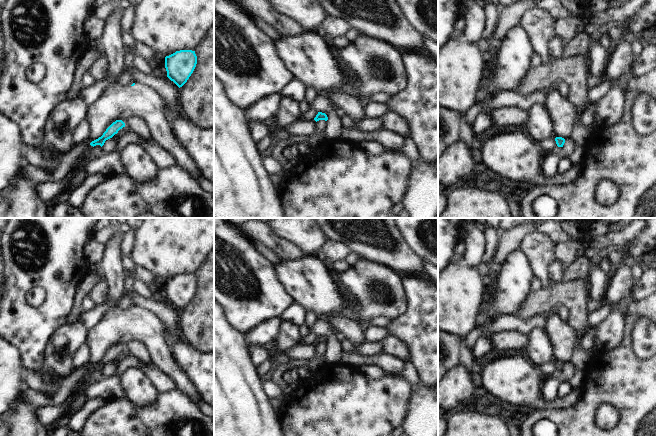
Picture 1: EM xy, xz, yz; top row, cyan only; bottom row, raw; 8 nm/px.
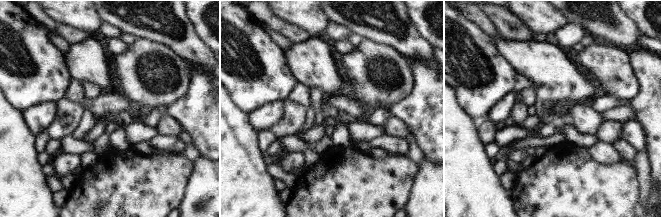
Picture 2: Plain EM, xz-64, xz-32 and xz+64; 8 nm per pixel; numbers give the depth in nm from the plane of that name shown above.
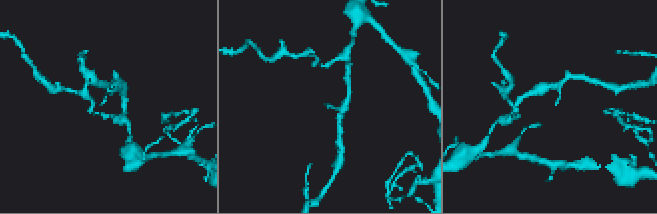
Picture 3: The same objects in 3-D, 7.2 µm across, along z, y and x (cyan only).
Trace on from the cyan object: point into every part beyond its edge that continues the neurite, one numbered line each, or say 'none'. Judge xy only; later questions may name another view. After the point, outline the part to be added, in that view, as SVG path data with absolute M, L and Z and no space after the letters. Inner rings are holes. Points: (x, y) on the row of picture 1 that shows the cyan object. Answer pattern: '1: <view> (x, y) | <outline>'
1: xy (78, 174) | M96 145L91 148L89 156L72 171L70 184L67 190L50 205L51 207L68 201L71 191L75 189L78 185L80 185L87 176L85 172L86 164L89 162L90 159L94 159L100 156L102 153L103 149L100 145Z

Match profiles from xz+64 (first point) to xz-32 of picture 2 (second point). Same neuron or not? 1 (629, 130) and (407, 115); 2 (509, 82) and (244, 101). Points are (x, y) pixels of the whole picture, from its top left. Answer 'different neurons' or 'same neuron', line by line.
1: different neurons
2: same neuron

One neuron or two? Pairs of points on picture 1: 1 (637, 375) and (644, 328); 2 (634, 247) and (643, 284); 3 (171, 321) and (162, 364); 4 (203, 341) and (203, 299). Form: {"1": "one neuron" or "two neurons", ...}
{"1": "two neurons", "2": "one neuron", "3": "two neurons", "4": "one neuron"}

